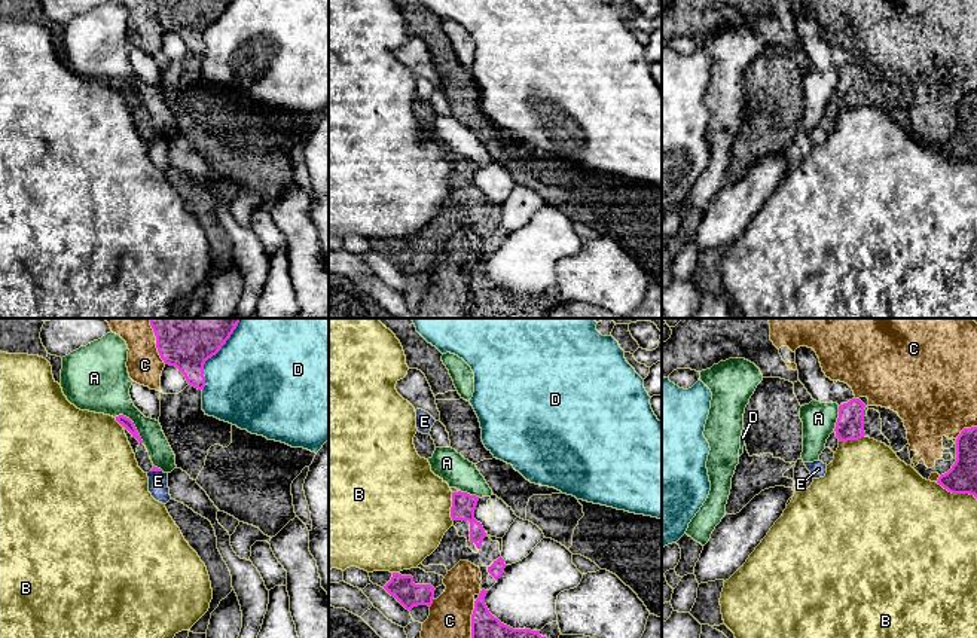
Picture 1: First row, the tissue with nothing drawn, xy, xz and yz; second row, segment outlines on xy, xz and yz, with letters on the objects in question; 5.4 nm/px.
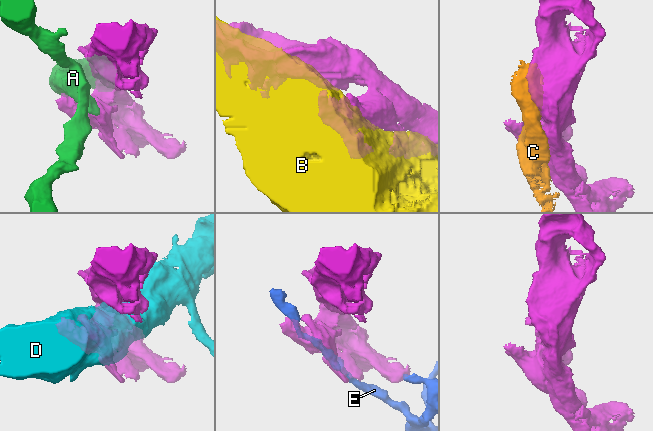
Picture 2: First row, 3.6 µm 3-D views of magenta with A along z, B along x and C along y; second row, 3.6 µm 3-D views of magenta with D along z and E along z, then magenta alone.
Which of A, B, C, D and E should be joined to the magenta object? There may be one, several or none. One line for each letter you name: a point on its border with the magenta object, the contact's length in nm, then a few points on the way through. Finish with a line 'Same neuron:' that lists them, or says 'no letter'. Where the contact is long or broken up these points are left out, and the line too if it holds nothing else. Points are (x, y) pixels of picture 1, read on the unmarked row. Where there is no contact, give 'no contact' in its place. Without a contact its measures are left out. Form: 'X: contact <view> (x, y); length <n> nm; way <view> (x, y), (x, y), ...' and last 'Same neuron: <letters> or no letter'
Same neuron: no letter

